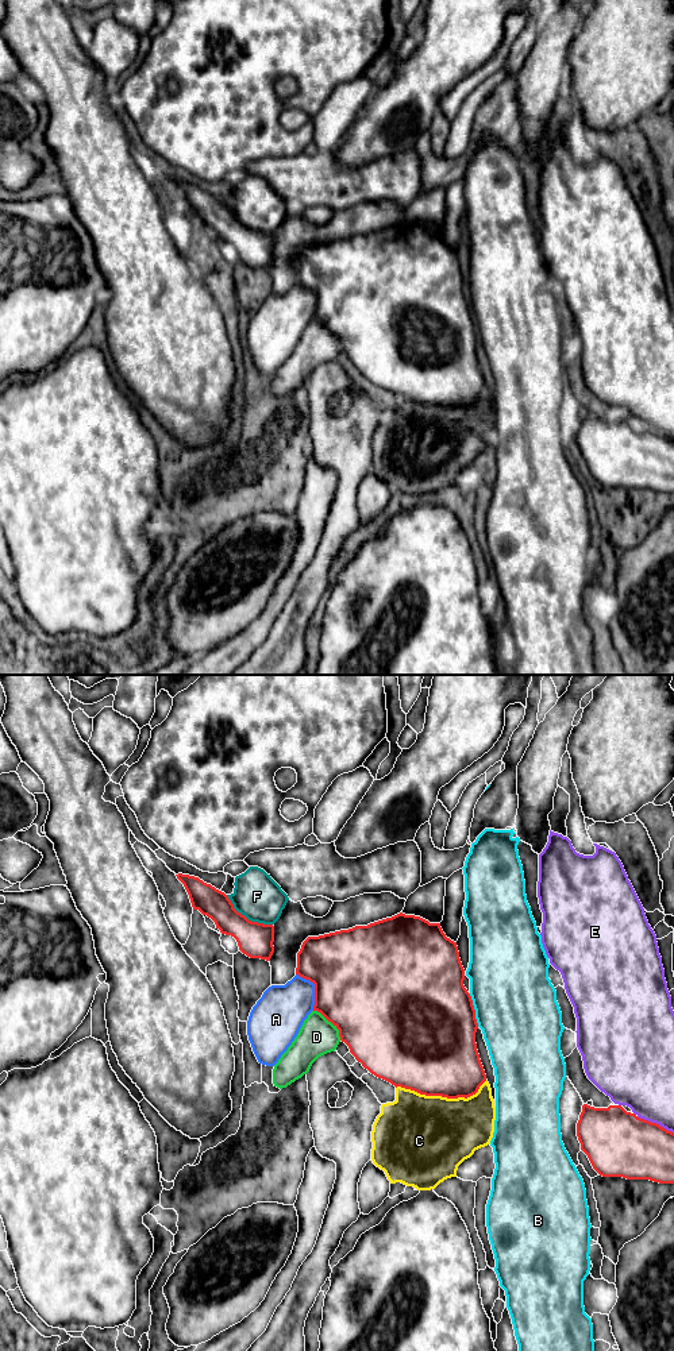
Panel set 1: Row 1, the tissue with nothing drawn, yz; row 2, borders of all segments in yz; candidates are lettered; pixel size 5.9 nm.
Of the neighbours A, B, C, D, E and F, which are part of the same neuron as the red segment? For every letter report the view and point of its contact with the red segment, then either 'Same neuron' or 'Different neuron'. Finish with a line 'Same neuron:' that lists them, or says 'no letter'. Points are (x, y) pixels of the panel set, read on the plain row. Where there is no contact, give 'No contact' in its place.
A: Touches red at yz (315, 297). Different neuron
B: Touches red at yz (474, 319). Different neuron
C: Touches red at yz (442, 405). Different neuron
D: Touches red at yz (331, 331). Different neuron
E: Touches red at yz (653, 432). Different neuron
F: Touches red at yz (246, 227). Different neuron
Same neuron: no letter

